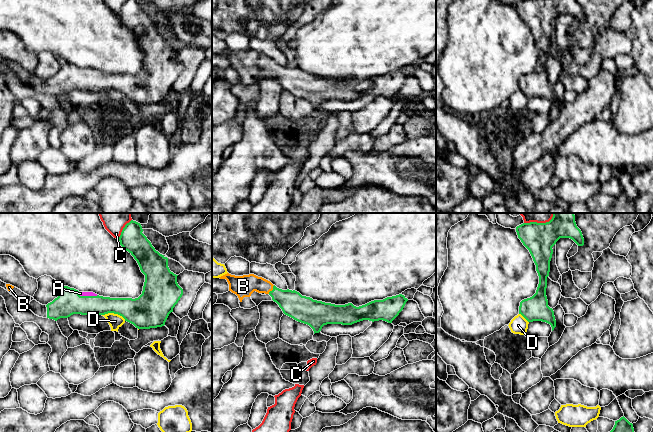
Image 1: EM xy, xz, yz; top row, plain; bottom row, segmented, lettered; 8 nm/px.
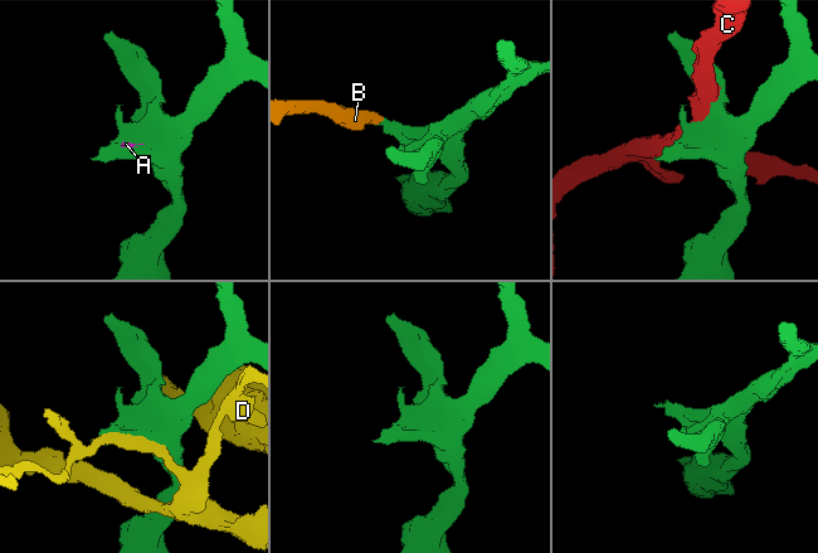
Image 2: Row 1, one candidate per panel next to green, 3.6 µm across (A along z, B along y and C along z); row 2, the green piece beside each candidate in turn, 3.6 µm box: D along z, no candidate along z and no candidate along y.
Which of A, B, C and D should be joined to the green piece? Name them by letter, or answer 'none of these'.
A, B

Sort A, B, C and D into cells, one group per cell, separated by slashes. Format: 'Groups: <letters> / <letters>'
Groups: A B / C / D

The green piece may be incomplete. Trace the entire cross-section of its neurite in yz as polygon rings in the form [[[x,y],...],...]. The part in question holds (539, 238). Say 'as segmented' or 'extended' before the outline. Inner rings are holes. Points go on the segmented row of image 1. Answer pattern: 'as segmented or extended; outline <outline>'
as segmented; outline [[[553,213],[549,222],[523,223],[516,227],[516,232],[523,245],[529,250],[539,276],[536,293],[520,302],[519,314],[528,322],[546,322],[551,325],[553,331],[556,320],[553,309],[548,306],[546,296],[552,247],[560,238],[570,238],[578,246],[583,246],[582,232],[576,225],[574,213]]]

